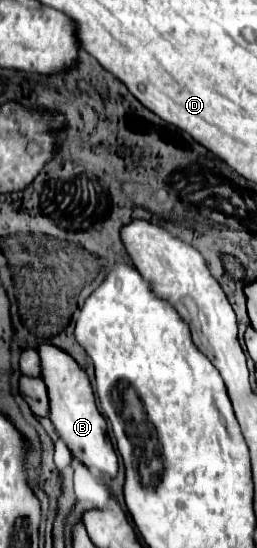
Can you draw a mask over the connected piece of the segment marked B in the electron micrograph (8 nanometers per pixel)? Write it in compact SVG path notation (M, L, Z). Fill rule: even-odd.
M41 345L39 355L43 363L43 381L49 389L49 401L51 401L49 417L59 437L65 441L75 461L79 461L85 467L95 467L99 473L107 475L109 479L115 479L119 473L119 459L107 437L107 423L95 407L93 389L89 385L87 373L59 347Z

